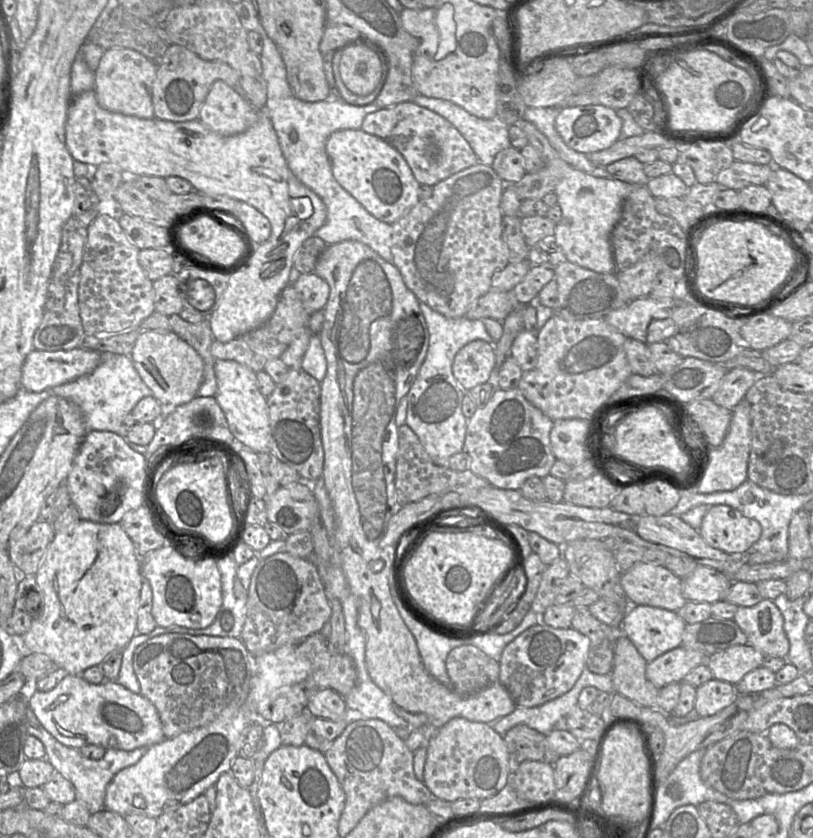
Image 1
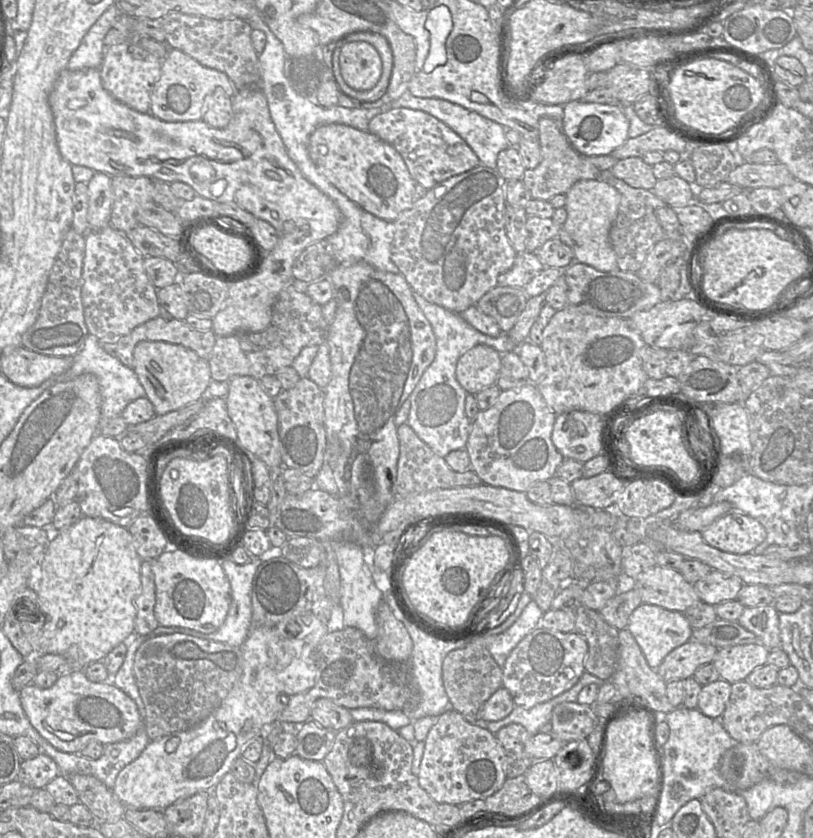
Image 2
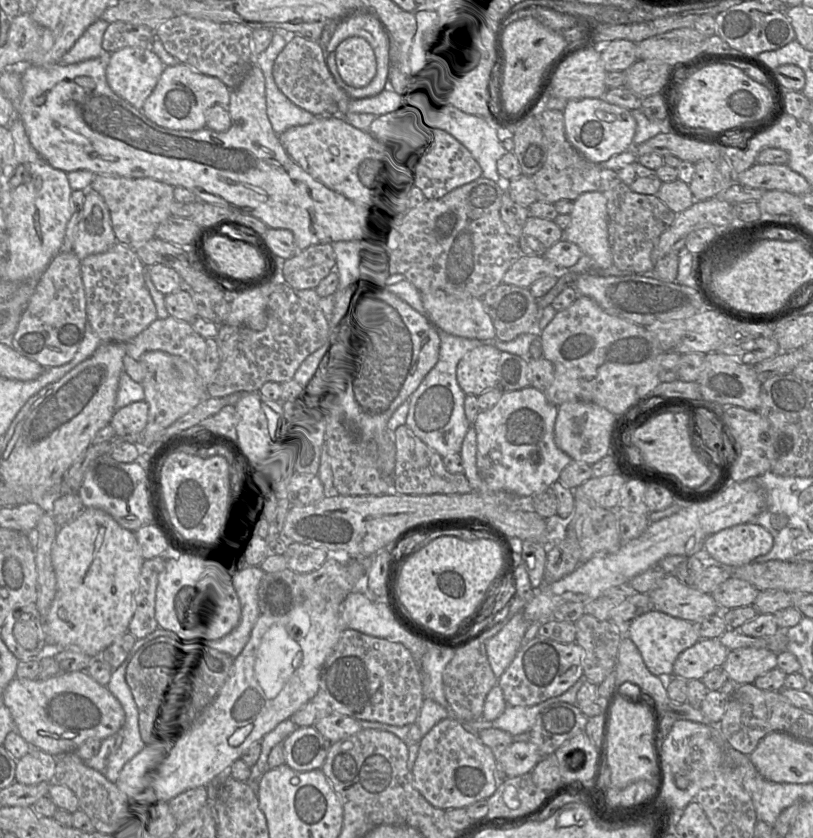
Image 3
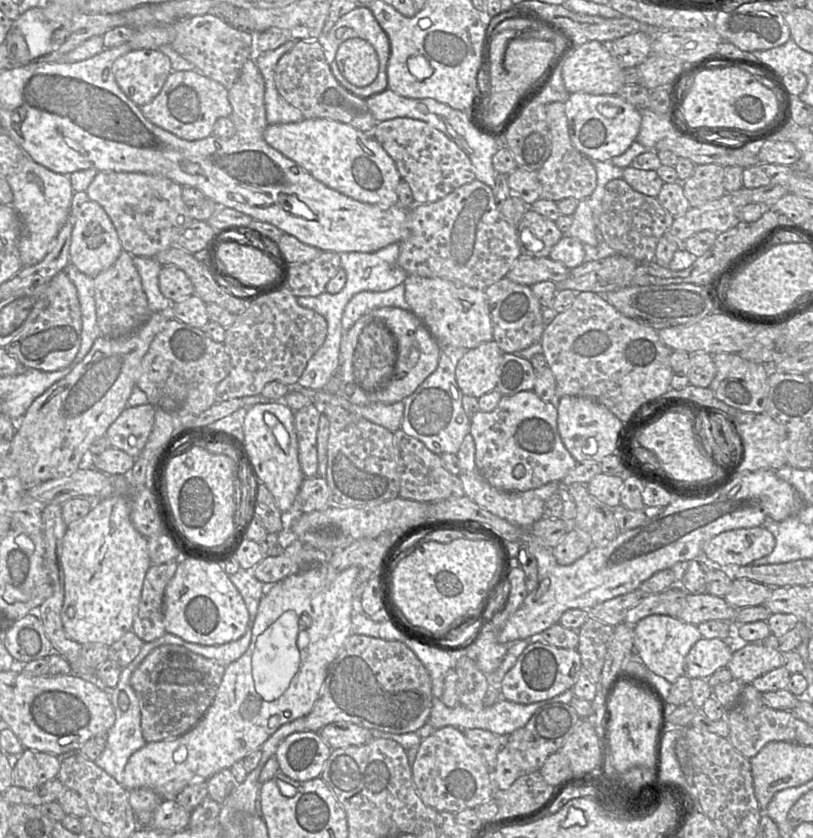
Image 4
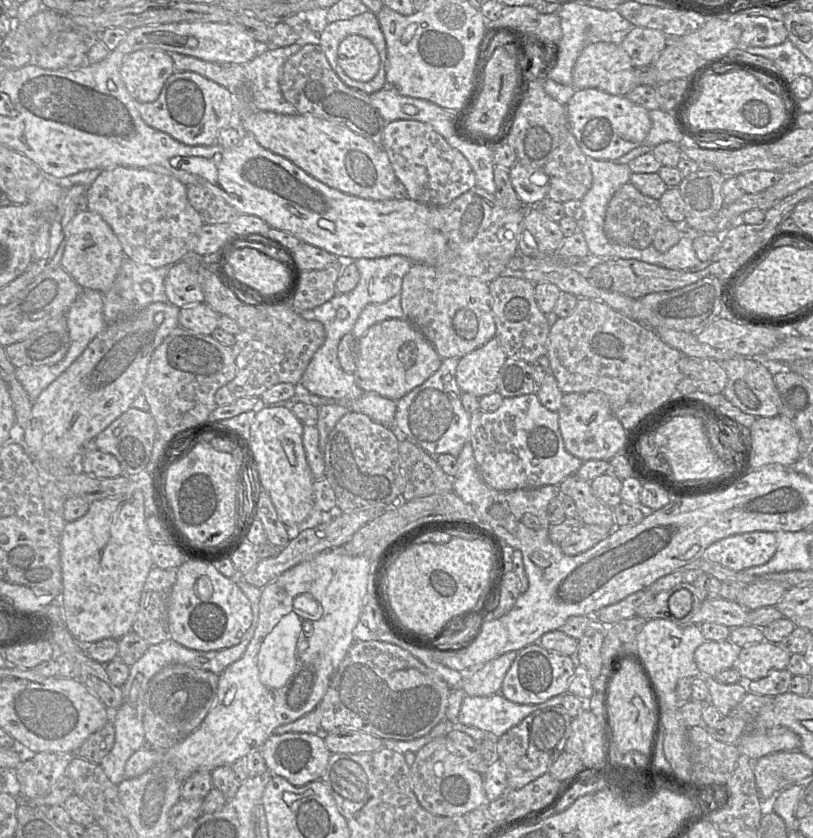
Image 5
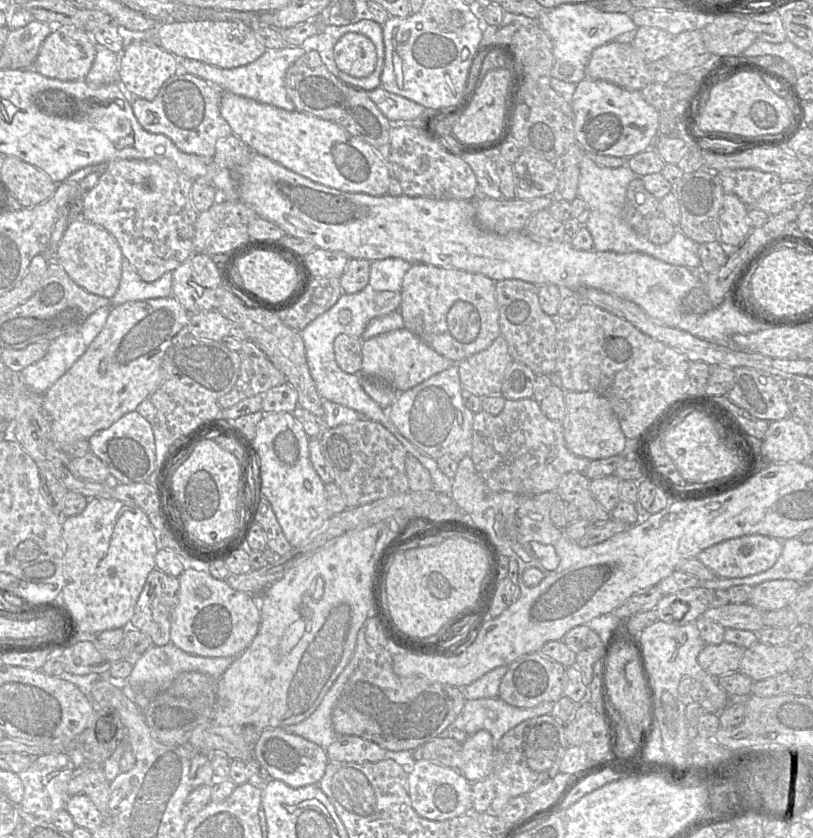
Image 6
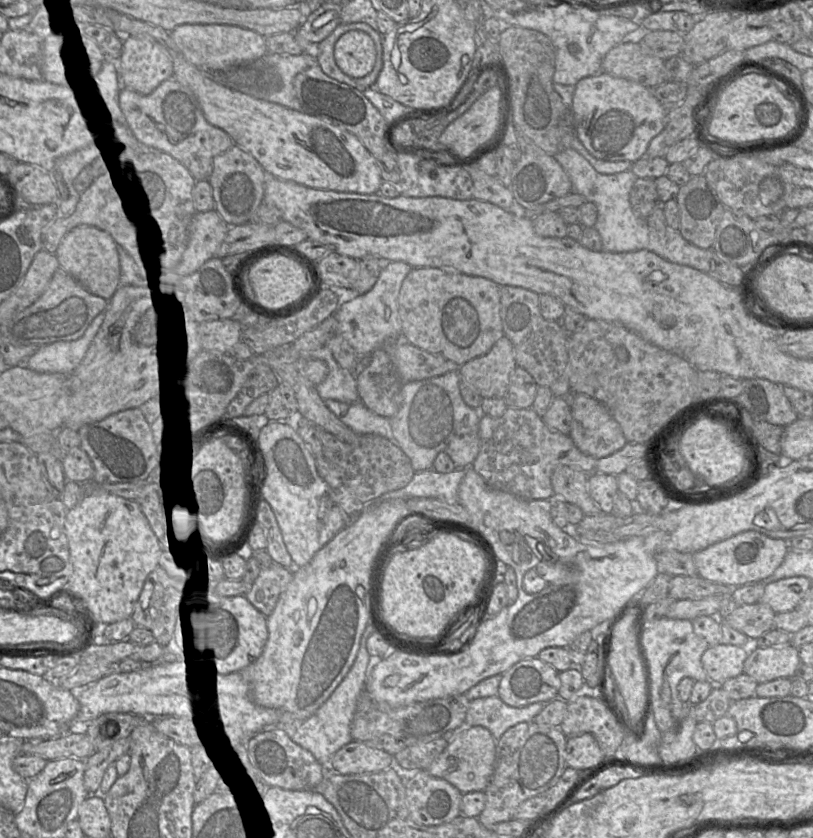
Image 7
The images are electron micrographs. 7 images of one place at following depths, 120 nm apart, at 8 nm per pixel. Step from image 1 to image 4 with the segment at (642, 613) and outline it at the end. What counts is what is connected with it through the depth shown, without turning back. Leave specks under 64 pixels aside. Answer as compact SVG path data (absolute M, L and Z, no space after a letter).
M653 614L640 620L634 627L634 652L658 676L673 684L685 675L685 660L693 645L702 638L696 625L669 615Z

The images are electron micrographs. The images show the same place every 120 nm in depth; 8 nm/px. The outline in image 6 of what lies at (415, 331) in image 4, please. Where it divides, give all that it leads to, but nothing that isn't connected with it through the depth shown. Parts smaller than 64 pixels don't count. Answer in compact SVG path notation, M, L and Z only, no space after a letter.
M405 328L379 334L361 344L360 376L382 380L396 392L409 390L452 364Z

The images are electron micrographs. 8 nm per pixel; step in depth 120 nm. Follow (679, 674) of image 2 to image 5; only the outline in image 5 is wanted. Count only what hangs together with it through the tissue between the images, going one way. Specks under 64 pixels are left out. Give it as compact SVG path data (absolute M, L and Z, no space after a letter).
M705 640L695 651L694 660L699 670L715 677L721 671L734 666L741 647L730 640Z

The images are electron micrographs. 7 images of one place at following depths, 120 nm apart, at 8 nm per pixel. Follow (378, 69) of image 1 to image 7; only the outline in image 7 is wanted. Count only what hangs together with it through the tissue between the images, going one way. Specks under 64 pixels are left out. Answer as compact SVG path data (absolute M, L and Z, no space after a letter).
M360 30L344 33L334 46L336 65L352 78L367 76L375 66L376 54L373 39Z

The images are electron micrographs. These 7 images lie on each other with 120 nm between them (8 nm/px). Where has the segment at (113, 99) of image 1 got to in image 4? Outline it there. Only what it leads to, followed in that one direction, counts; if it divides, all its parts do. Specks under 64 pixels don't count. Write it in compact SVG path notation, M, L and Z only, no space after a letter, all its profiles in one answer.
M139 49L119 57L113 66L122 92L136 105L150 103L172 72L169 58L158 49Z

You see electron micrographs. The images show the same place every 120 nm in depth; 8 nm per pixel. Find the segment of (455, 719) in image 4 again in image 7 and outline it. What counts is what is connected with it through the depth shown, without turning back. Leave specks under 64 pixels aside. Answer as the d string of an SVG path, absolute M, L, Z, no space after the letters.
M498 696L478 698L469 703L465 723L471 727L486 728L497 743L509 728L522 722L532 722L545 705L537 702L523 707L511 707Z

